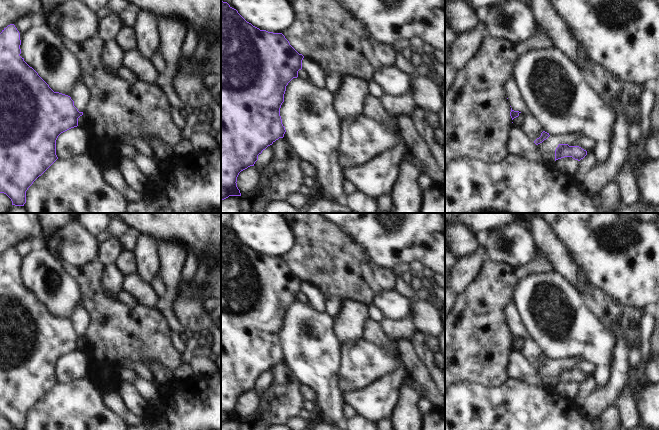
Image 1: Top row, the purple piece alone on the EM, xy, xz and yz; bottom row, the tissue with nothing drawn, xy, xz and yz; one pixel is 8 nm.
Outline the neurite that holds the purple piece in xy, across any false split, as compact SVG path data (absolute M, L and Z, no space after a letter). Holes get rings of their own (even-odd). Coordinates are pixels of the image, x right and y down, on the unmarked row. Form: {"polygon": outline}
{"polygon": "M10 248L2 254L0 257L0 417L6 418L11 423L12 429L15 430L24 430L28 412L58 383L56 379L58 360L71 352L77 351L78 342L83 339L83 336L79 336L74 330L74 325L70 320L54 316L38 297L24 285L24 282L20 280L20 269L20 257L14 248Z"}

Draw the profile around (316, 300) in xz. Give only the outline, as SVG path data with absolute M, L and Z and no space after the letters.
M304 281L302 284L302 294L305 295L309 306L313 310L317 312L326 312L325 297L315 286Z

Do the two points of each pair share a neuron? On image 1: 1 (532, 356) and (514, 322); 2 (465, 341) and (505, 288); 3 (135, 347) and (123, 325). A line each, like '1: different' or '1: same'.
1: same
2: same
3: same

